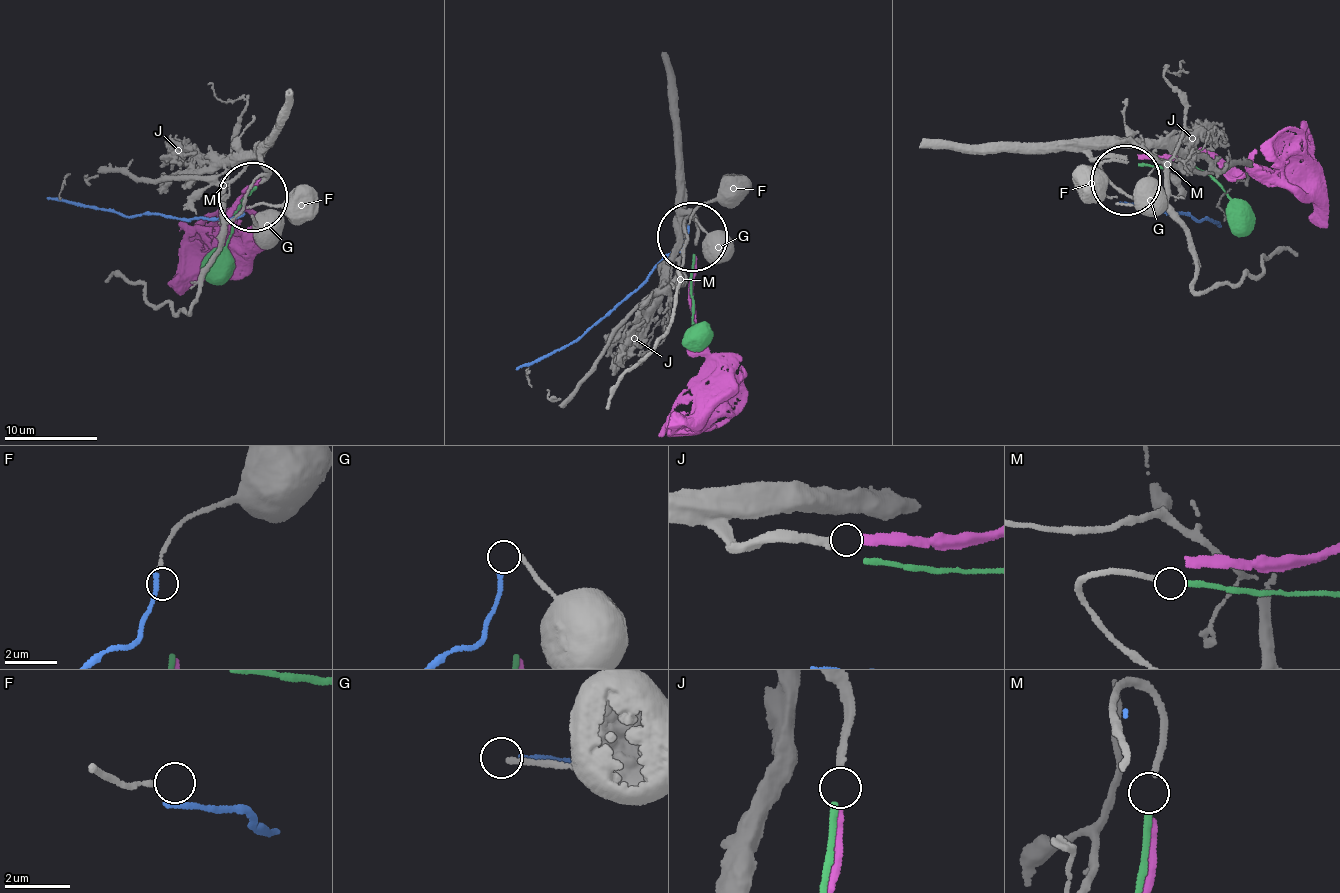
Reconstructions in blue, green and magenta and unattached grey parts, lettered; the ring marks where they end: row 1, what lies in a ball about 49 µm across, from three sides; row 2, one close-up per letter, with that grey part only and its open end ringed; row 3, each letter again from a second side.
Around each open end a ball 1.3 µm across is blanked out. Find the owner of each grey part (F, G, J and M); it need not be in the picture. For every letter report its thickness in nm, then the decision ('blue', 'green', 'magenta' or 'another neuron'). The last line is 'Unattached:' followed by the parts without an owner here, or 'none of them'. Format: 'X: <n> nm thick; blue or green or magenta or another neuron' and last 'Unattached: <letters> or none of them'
F: 130 nm thick; another neuron
G: 140 nm thick; blue
J: 240 nm thick; magenta
M: 160 nm thick; green
Unattached: F

